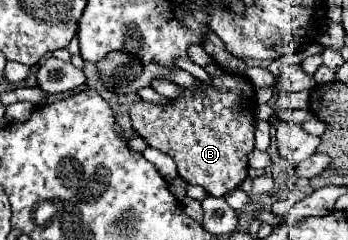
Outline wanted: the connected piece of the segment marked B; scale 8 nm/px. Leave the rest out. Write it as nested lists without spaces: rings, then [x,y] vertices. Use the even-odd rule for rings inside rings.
[[[205,66],[205,70],[213,76],[213,84],[203,84],[203,90],[185,90],[185,94],[177,100],[173,100],[171,106],[157,106],[149,102],[135,102],[131,106],[131,122],[135,132],[151,146],[165,154],[169,154],[175,164],[179,176],[189,184],[199,184],[207,190],[211,196],[225,196],[231,190],[239,188],[241,182],[247,178],[249,166],[247,166],[247,154],[253,150],[253,122],[255,122],[255,90],[245,76],[231,74],[223,70],[221,66]]]

